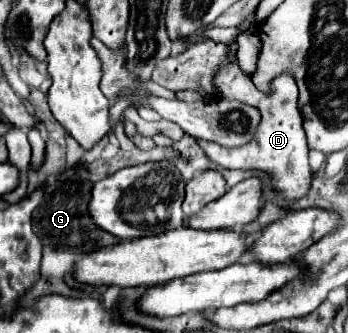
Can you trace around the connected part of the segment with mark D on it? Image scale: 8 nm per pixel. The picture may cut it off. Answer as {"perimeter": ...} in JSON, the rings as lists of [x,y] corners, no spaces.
{"perimeter":[[[237,42],[227,44],[229,48],[229,64],[223,64],[215,78],[215,90],[219,96],[227,96],[229,92],[239,92],[239,102],[245,102],[261,112],[261,122],[255,130],[255,136],[249,144],[243,144],[241,148],[225,148],[221,144],[213,144],[209,140],[197,140],[205,156],[219,164],[221,168],[241,168],[241,170],[263,170],[273,174],[273,186],[283,194],[287,200],[297,200],[307,194],[311,186],[313,170],[307,162],[307,138],[303,130],[303,118],[297,108],[297,84],[289,72],[283,72],[281,76],[275,76],[269,84],[269,94],[255,88],[251,82],[251,76],[243,72],[237,64]]]}

